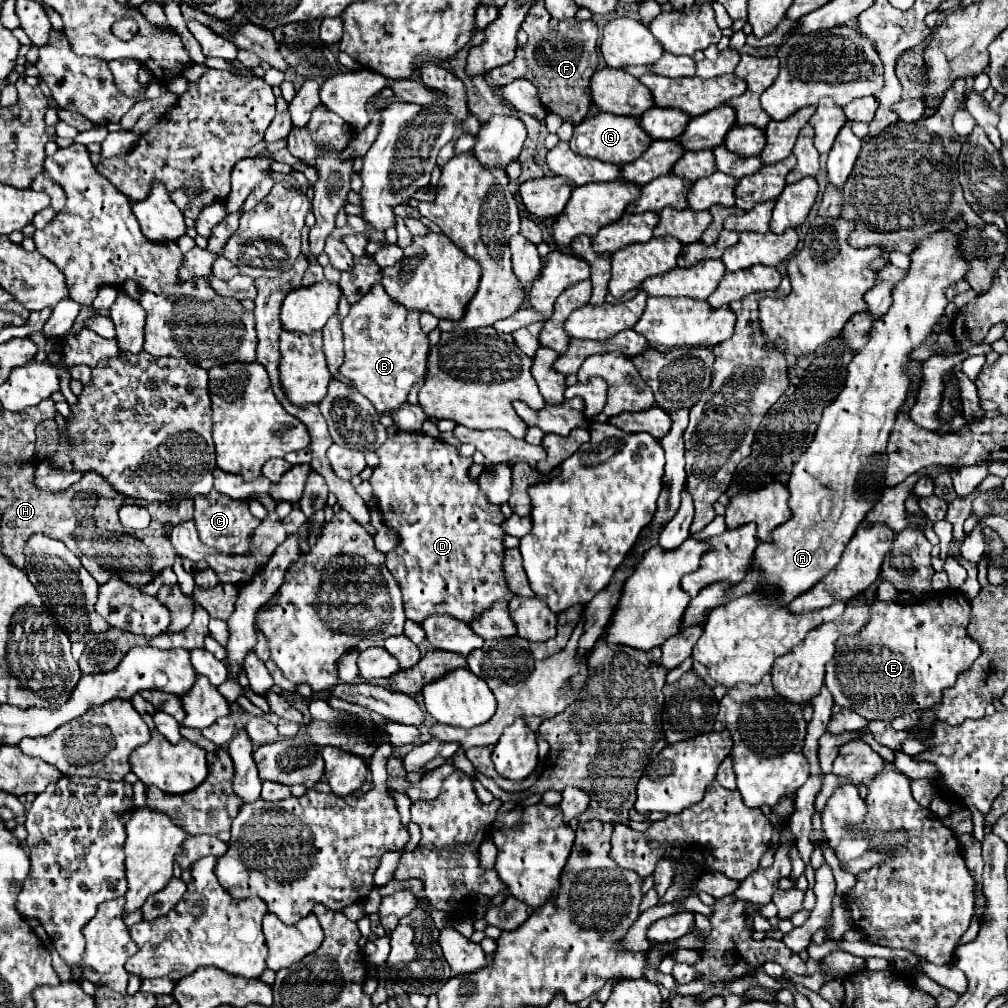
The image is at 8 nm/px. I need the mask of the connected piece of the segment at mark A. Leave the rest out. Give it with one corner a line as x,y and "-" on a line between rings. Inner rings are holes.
954,220
950,226
922,238
910,254
910,266
906,276
892,288
892,304
888,312
872,324
868,334
868,344
852,358
848,364
848,378
842,392
836,400
824,410
816,436
808,450
798,458
794,464
788,490
790,490
790,510
794,516
778,526
772,532
772,542
758,542
752,572
760,572
760,584
774,584
780,588
778,600
788,604
808,588
812,588
818,580
822,580
838,562
840,556
854,536
860,522
866,518
868,510
872,510
874,502
878,500
884,484
884,468
888,464
886,456
886,442
896,422
896,412
904,404
908,396
908,376
904,374
906,364
910,362
910,352
924,344
930,336
932,328
936,326
938,318
944,314
948,304
944,296
944,288
956,284
968,272
968,262
960,256
958,238
966,230
964,220

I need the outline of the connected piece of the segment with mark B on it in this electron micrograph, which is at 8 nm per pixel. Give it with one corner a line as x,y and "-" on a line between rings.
378,284
372,288
360,304
350,308
350,314
342,322
346,358
340,368
340,376
350,378
358,392
362,392
380,414
392,412
406,402
412,386
424,378
428,360
428,336
418,324
416,312
404,312
400,304
392,304
388,294

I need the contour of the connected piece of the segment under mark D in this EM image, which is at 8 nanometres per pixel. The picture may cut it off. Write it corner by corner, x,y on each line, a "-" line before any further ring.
398,430
396,434
390,434
388,440
376,450
380,462
374,468
372,476
370,476
370,484
372,490
378,498
380,504
380,512
384,518
384,524
392,530
396,530
400,534
400,546
394,548
390,554
386,554
386,566
392,572
392,576
398,580
400,590
402,590
402,600
404,600
404,610
406,610
406,618
414,620
414,622
424,622
424,618
432,616
432,614
450,614
462,622
472,622
476,616
480,616
480,612
486,612
494,600
504,598
510,600
512,592
508,592
508,586
504,584
504,572
502,572
502,558
504,558
504,546
502,546
502,538
504,538
504,530
502,530
502,522
504,522
504,514
500,512
500,506
492,504
484,492
480,492
478,482
474,478
470,478
470,466
474,464
472,458
464,458
458,454
456,446
450,446
438,438
426,436
424,432
402,432

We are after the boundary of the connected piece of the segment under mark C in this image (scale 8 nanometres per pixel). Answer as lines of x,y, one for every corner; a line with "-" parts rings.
212,490
206,496
194,498
194,524
206,546
212,546
224,554
246,556
250,550
250,536
260,520
250,514
246,500
228,500
228,496
220,496
220,492

